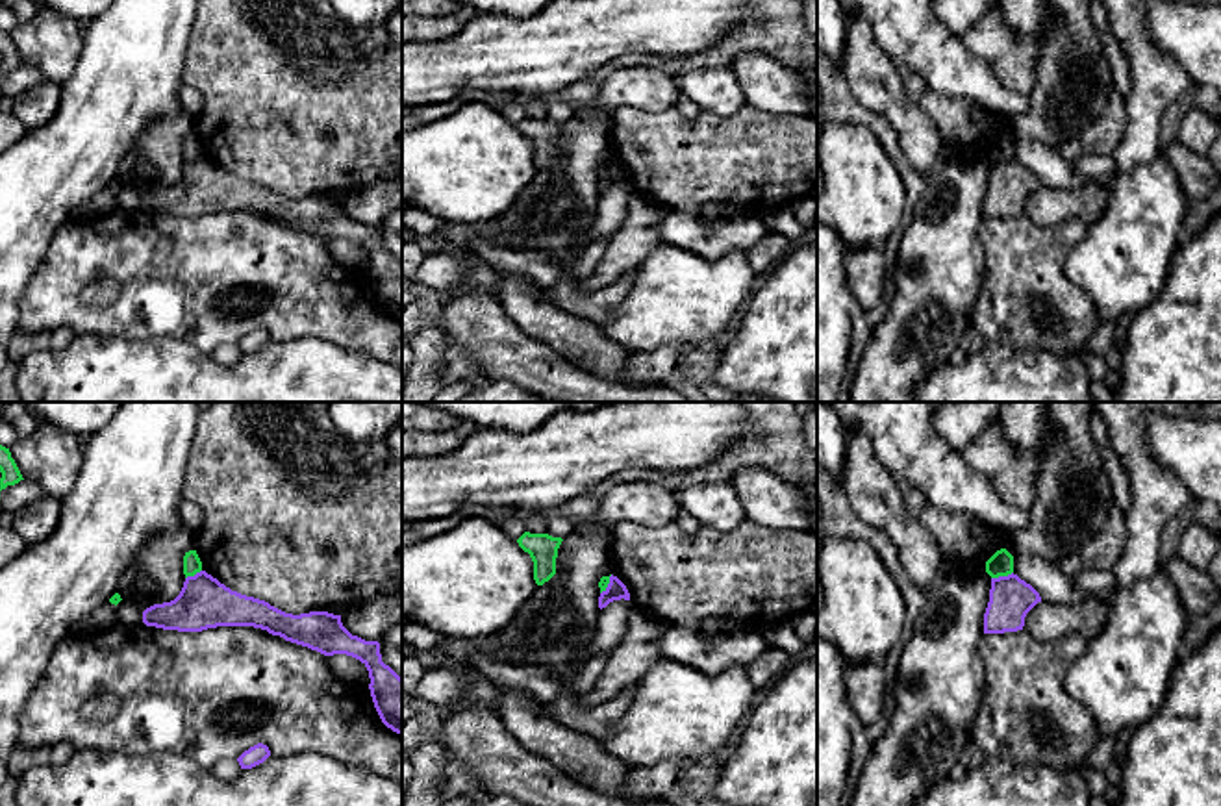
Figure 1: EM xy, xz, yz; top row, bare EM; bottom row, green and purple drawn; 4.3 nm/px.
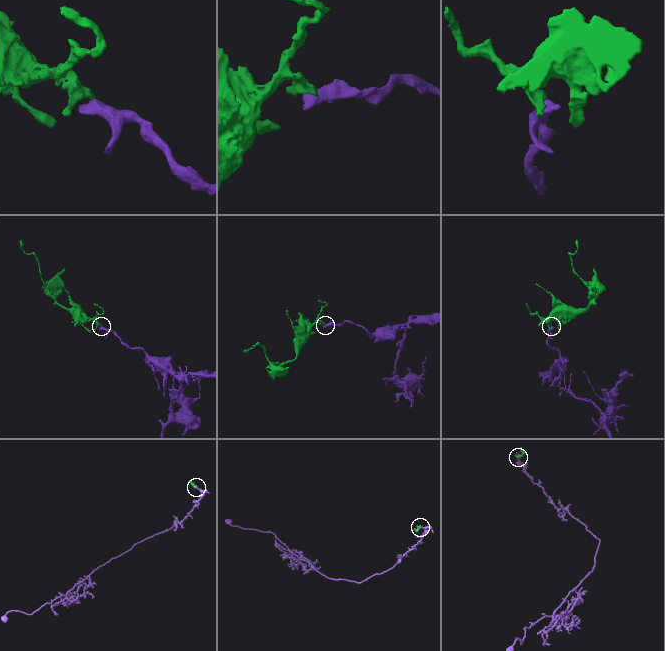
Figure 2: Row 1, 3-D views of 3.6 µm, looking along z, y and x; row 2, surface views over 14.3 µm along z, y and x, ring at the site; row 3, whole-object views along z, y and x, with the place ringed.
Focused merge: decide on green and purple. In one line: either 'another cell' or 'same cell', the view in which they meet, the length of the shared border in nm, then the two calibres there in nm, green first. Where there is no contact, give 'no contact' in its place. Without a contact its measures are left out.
another cell; contact in yz; length 100 nm; calibres 110 and 190 nm

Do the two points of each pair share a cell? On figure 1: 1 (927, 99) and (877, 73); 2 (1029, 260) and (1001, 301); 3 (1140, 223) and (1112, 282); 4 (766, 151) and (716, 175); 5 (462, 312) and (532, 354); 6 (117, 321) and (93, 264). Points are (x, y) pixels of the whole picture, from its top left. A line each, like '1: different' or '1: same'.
1: different
2: same
3: same
4: same
5: same
6: same

